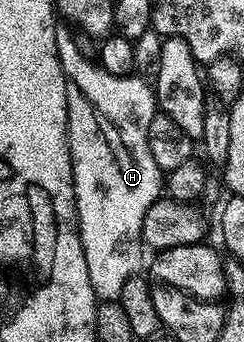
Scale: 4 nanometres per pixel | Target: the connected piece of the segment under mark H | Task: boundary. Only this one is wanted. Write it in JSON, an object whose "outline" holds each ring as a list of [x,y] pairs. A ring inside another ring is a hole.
{"outline":[[[58,27],[55,42],[67,84],[69,153],[73,163],[73,189],[77,199],[77,233],[81,236],[87,270],[91,274],[91,286],[98,301],[117,302],[121,298],[123,282],[142,271],[143,218],[150,206],[163,196],[163,173],[155,158],[151,158],[151,146],[147,142],[151,118],[158,115],[159,109],[154,89],[148,79],[136,74],[107,74],[100,63],[84,60],[75,50],[73,35],[68,27]]]}

